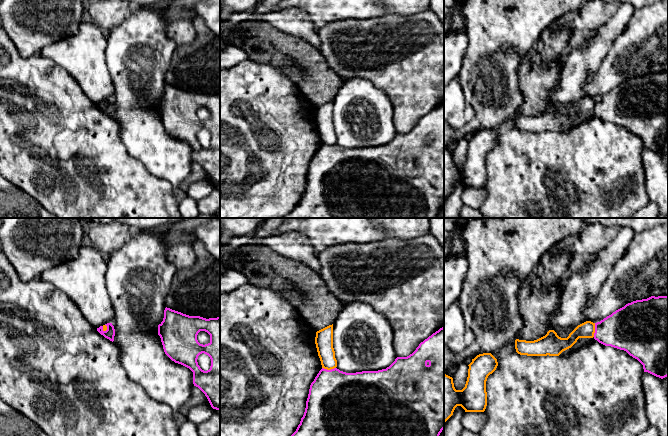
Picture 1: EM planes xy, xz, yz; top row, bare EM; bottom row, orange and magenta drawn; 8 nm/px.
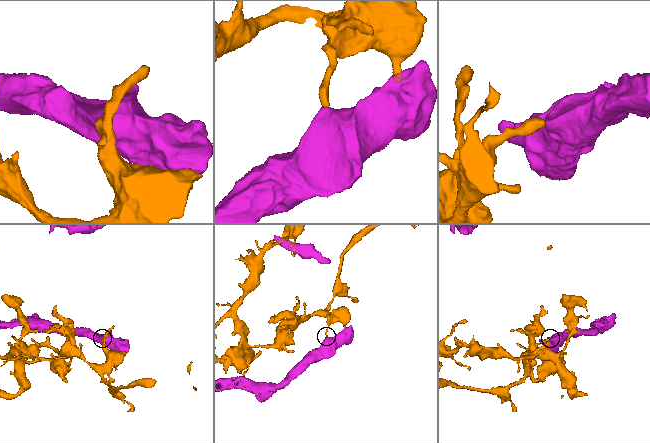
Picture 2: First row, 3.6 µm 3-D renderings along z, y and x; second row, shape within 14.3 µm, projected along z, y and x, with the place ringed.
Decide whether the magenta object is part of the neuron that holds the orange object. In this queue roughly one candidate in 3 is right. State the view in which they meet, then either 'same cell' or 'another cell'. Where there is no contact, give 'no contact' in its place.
xz | another cell

